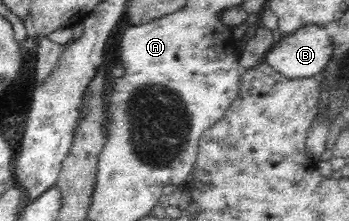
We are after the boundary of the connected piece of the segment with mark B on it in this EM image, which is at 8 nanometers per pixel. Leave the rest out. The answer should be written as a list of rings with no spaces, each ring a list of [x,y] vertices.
[[[309,24],[297,29],[295,33],[283,36],[265,54],[264,61],[279,74],[289,79],[317,77],[327,67],[333,53],[333,40],[322,25]]]

